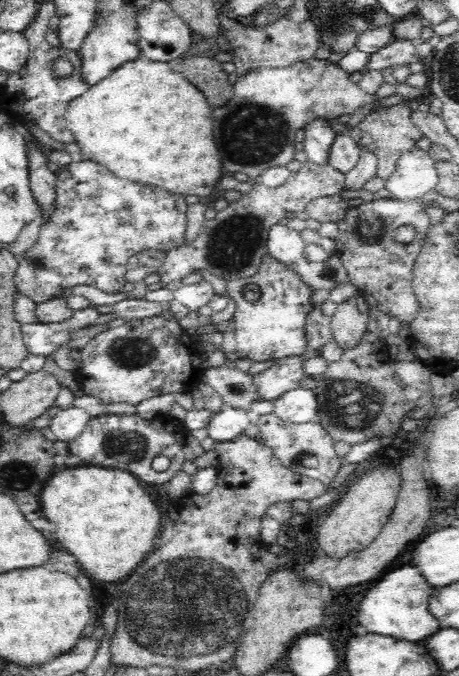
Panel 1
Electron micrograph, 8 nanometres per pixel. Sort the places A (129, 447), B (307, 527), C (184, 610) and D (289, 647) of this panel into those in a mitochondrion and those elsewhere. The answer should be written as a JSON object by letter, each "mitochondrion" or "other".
{"A":"mitochondrion","B":"other","C":"mitochondrion","D":"other"}

